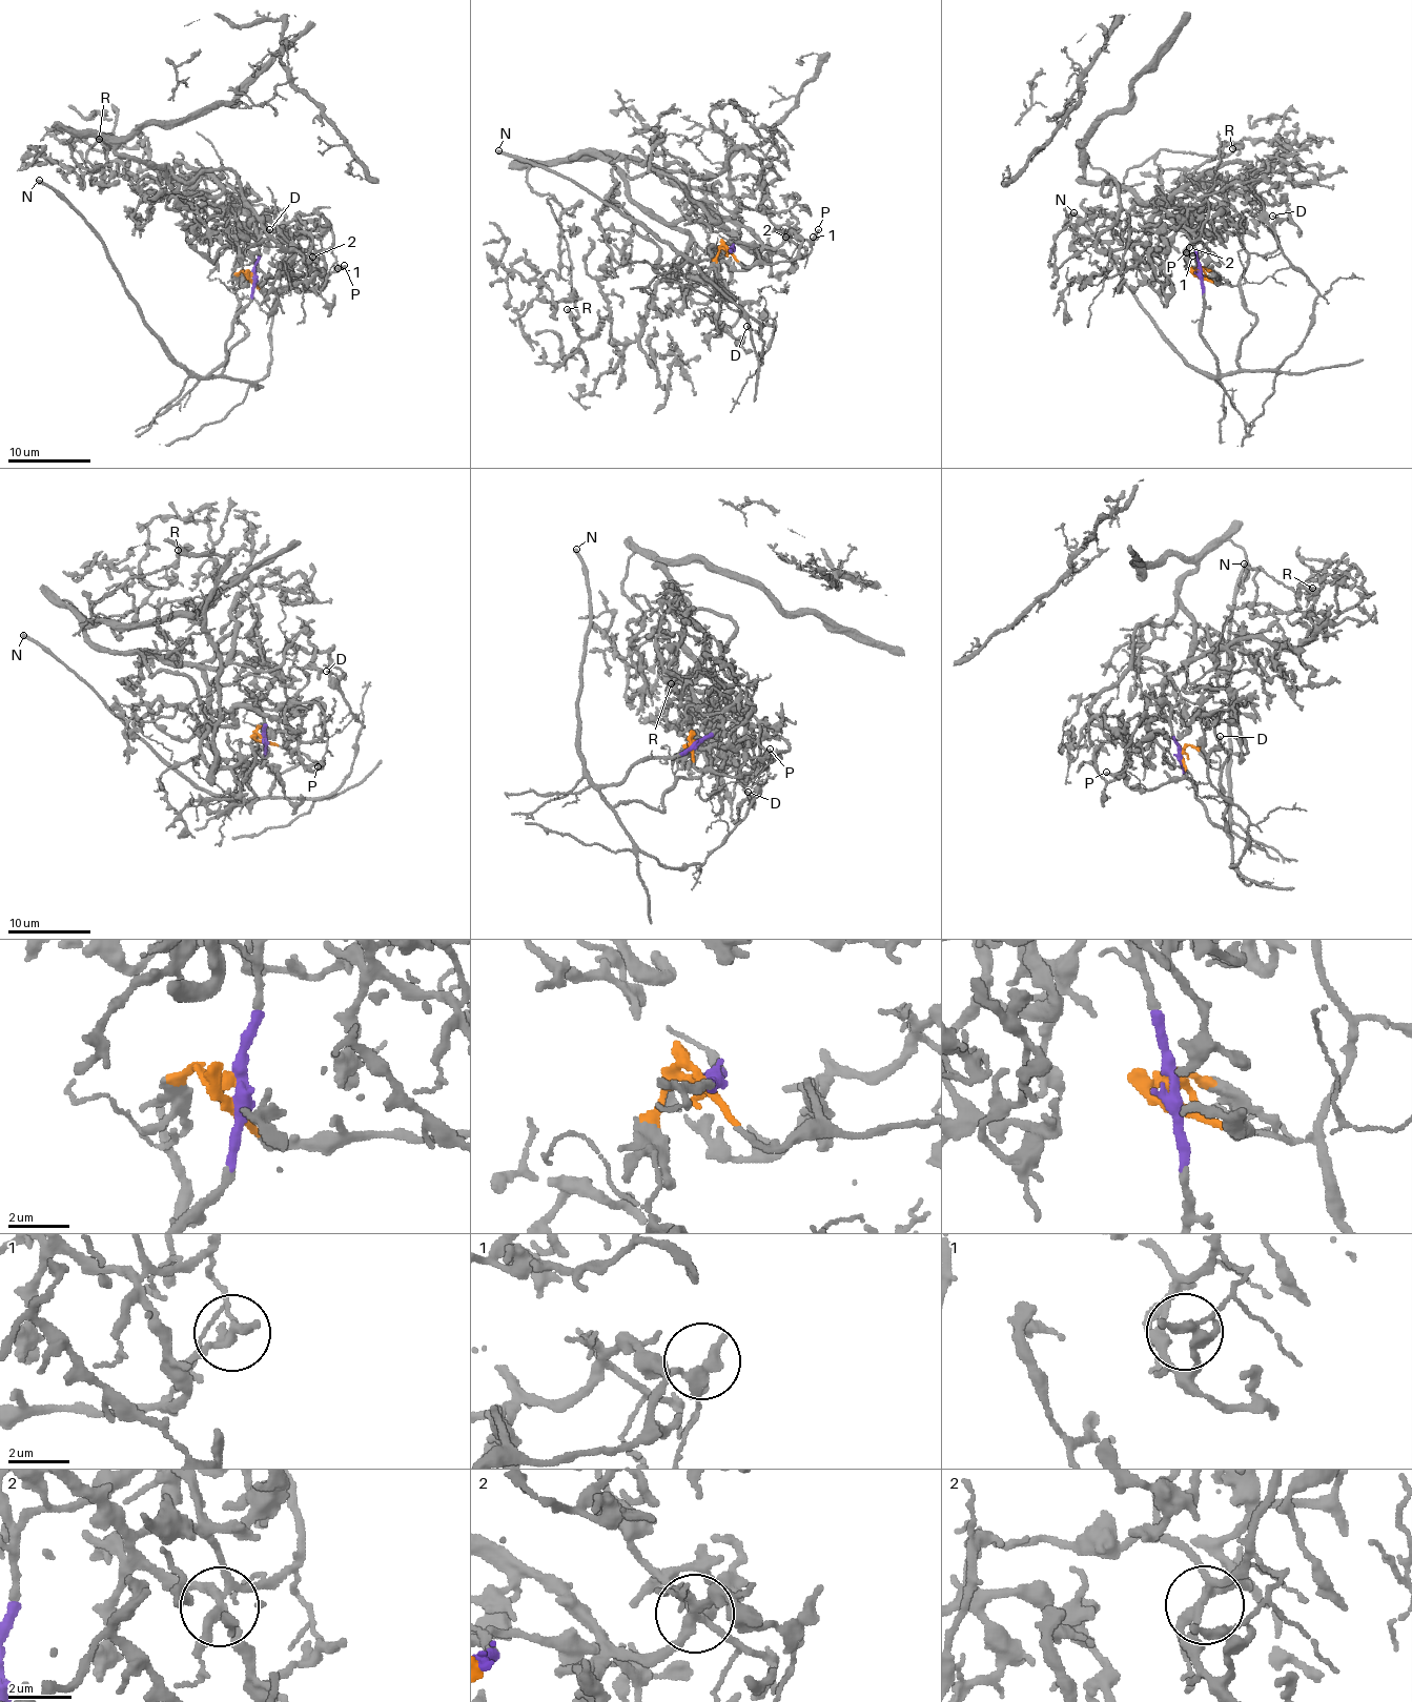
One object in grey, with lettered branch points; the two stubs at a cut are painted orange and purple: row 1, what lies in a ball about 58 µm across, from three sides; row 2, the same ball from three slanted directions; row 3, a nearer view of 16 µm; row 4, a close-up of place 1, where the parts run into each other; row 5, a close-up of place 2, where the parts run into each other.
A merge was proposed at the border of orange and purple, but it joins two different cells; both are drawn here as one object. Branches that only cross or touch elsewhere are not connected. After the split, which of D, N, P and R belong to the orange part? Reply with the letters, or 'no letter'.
P, R

